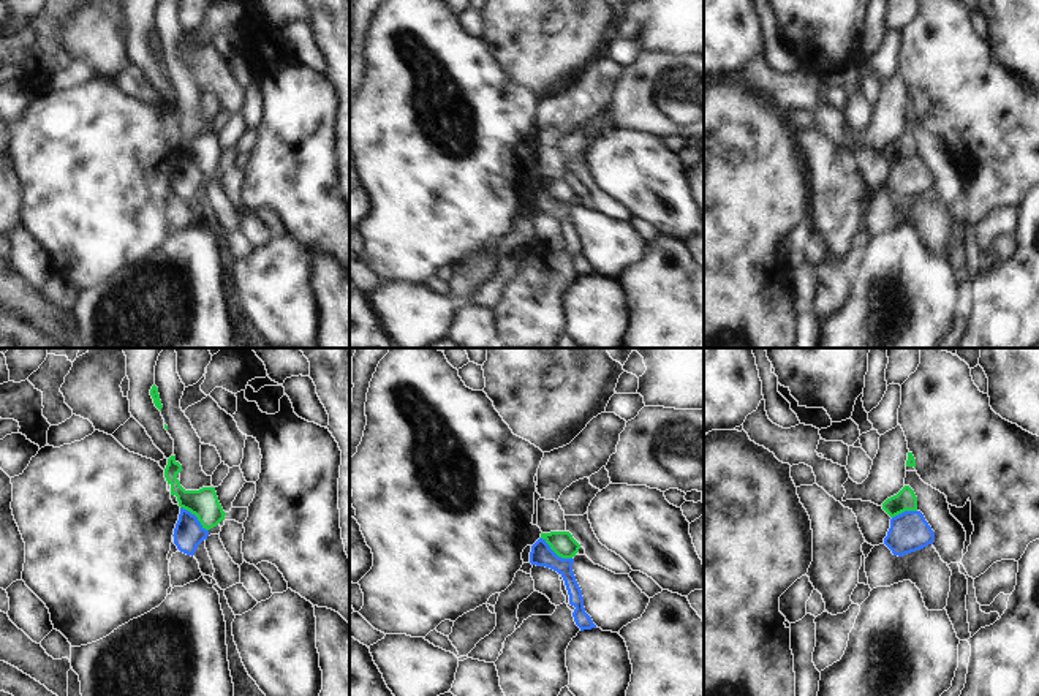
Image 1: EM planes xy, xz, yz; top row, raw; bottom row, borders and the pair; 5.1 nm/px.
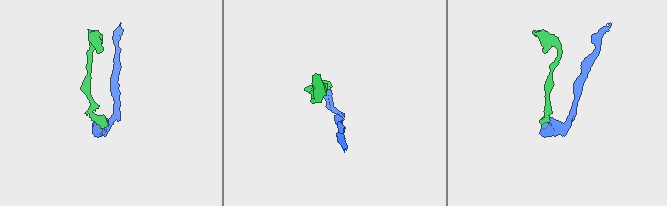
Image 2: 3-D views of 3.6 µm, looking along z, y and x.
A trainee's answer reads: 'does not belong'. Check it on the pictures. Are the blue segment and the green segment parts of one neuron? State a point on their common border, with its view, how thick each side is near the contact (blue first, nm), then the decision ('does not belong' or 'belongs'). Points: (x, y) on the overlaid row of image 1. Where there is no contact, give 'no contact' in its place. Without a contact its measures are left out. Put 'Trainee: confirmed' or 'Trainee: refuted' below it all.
xz (554, 552) | 120/120 nm | does not belong
Trainee: confirmed

